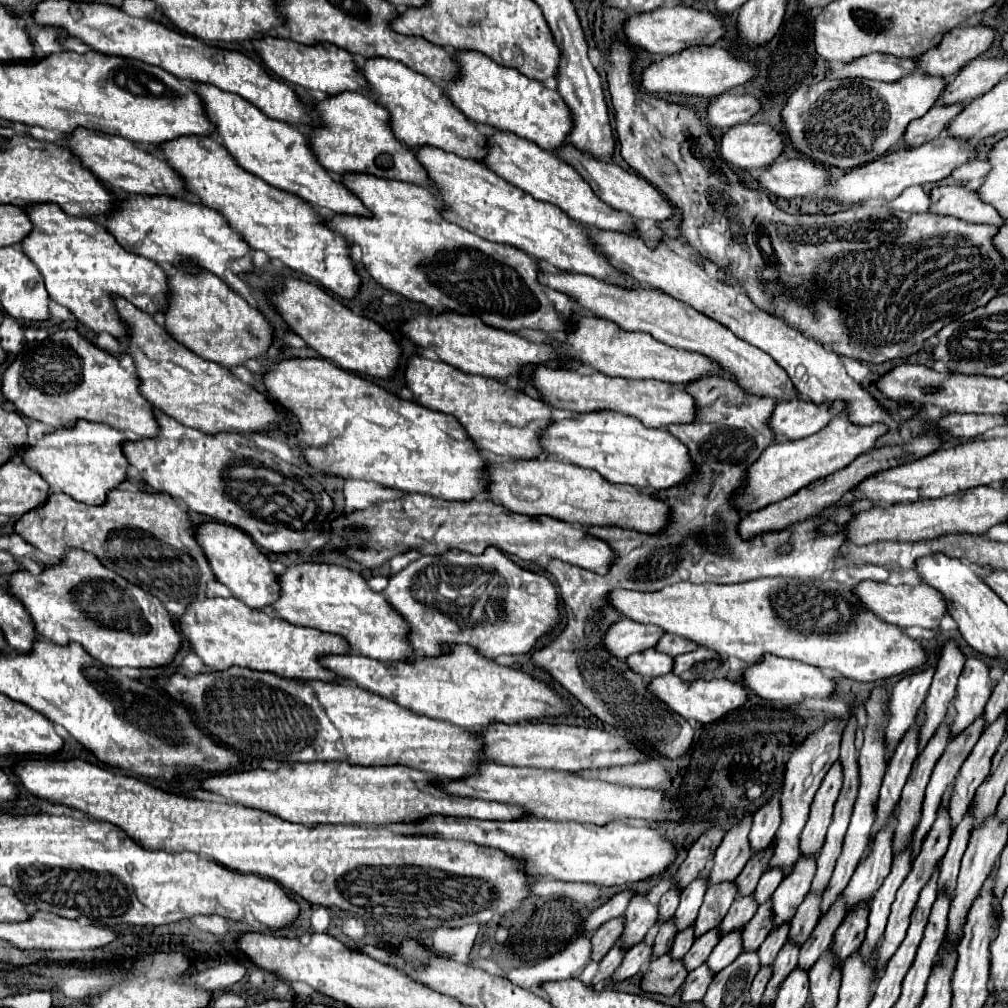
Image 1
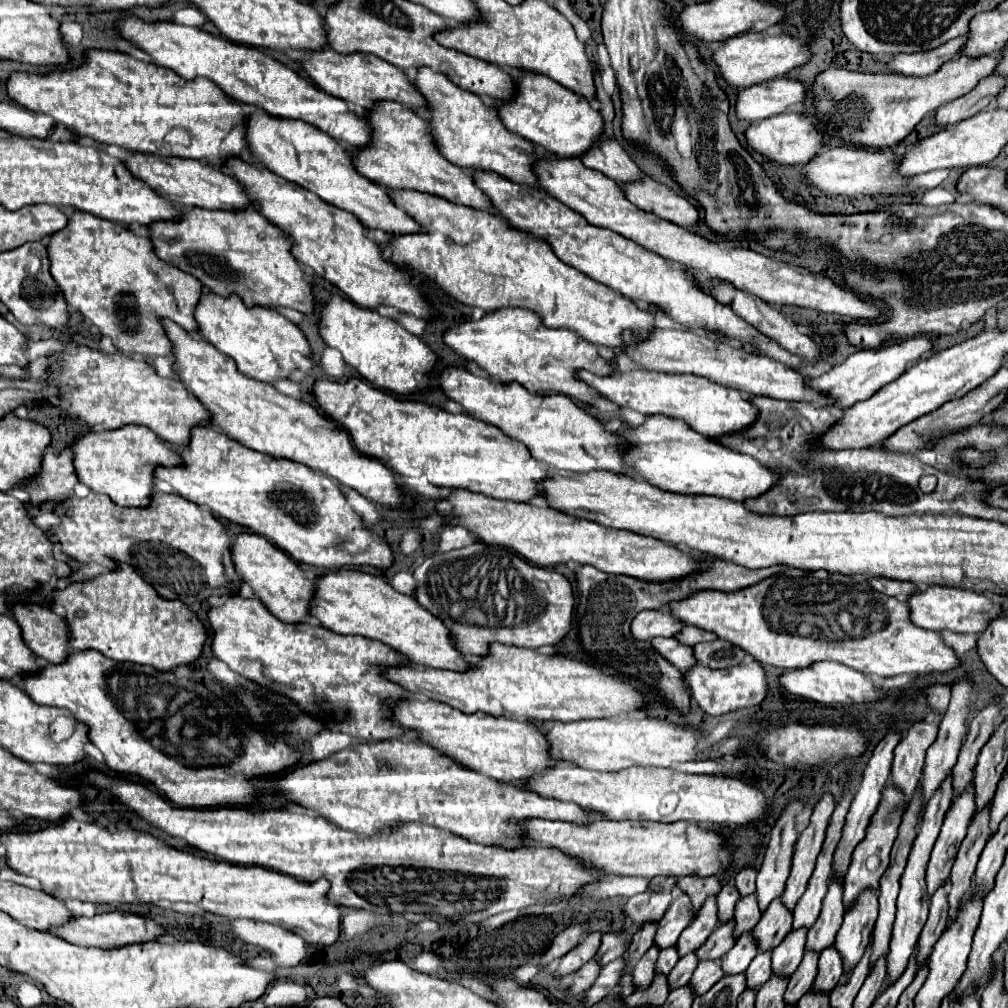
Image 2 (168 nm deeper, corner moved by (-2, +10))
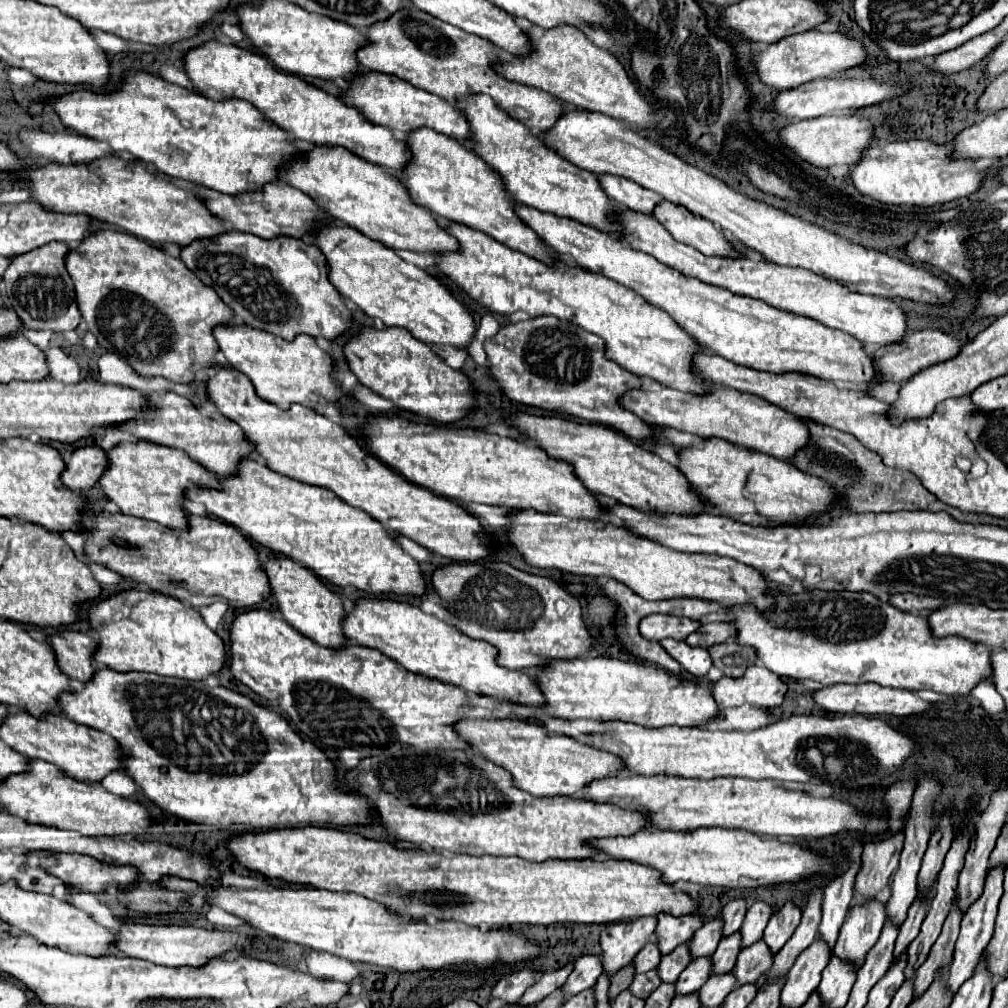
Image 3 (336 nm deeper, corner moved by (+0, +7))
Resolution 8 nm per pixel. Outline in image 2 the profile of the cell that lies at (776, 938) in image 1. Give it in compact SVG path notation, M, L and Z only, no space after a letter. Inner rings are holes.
M760 951L752 959L750 967L746 969L746 983L748 983L750 989L758 989L762 983L766 983L770 979L770 975L772 975L772 969L768 967L768 963L772 961L770 953L772 951Z

